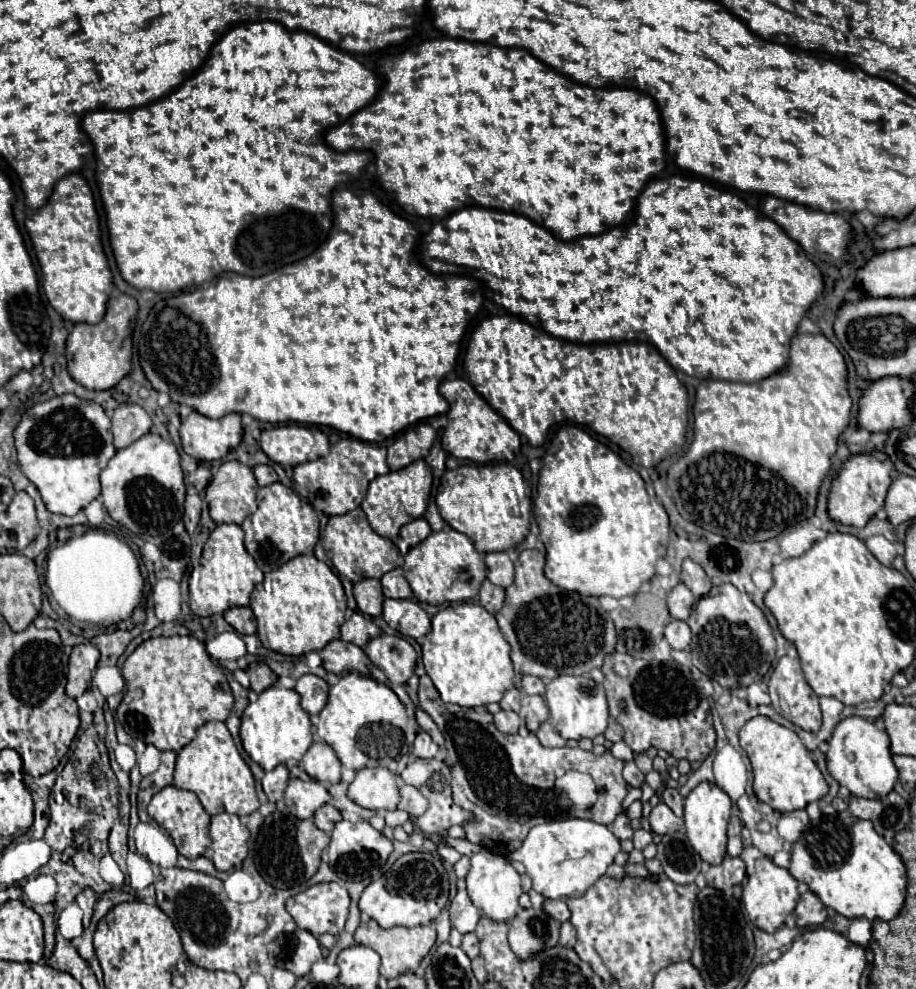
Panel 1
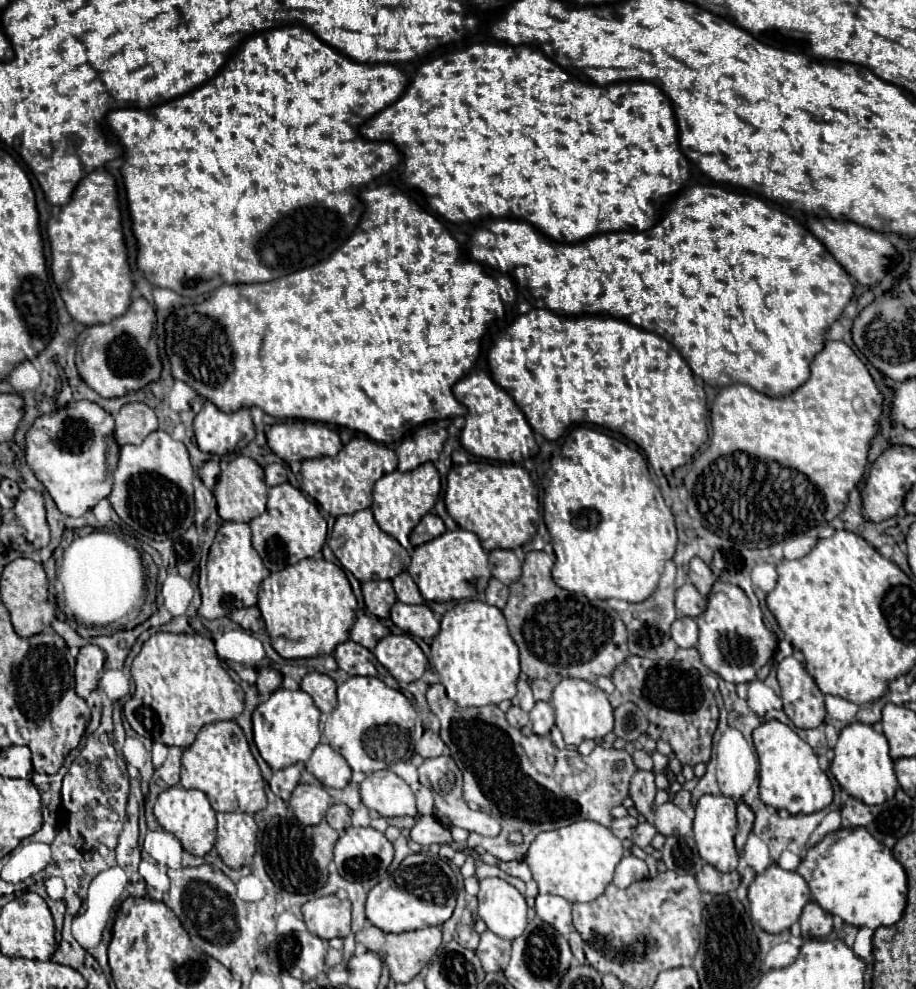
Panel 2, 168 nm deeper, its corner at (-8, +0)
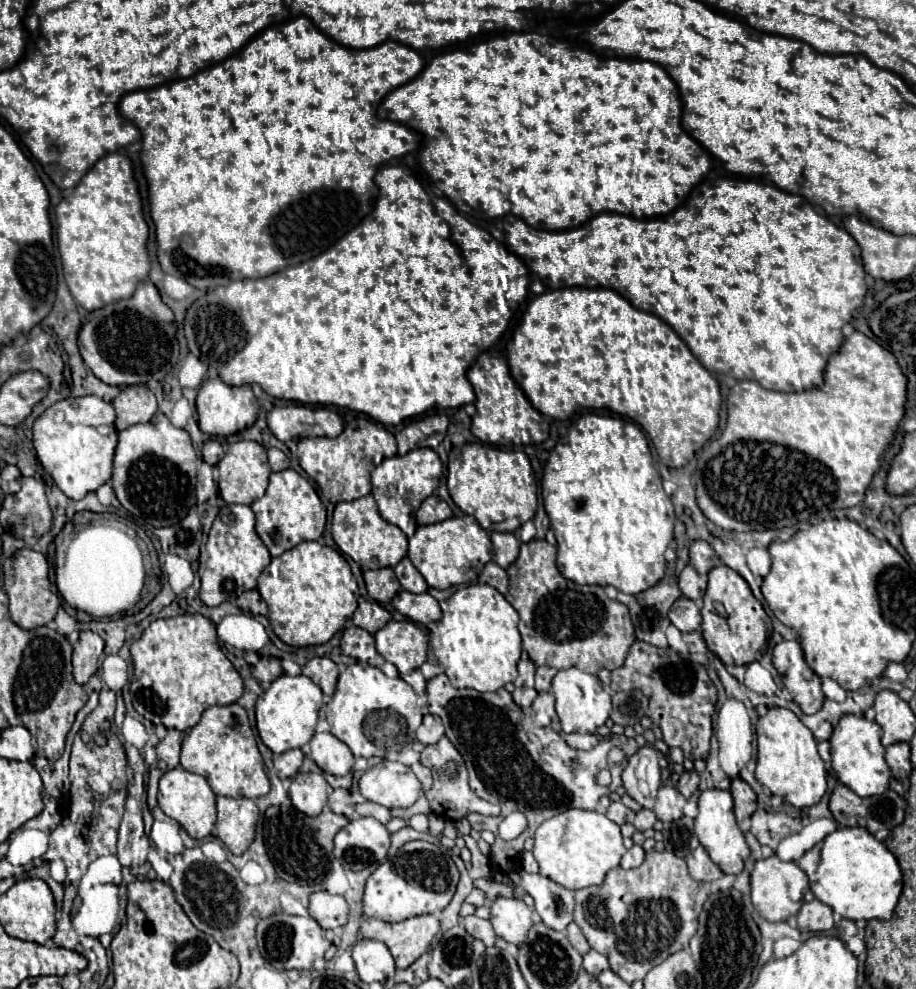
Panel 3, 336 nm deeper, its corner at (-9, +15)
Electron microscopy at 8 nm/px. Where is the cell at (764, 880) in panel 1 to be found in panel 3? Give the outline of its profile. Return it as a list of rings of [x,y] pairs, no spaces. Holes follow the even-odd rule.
[[[770,856],[754,864],[750,884],[752,884],[752,904],[756,912],[768,922],[782,922],[800,910],[804,902],[804,892],[808,890],[808,876],[804,870],[800,870],[796,862],[782,862],[778,856]]]

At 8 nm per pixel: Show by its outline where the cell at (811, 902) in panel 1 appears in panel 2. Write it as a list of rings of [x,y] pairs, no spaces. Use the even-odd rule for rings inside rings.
[[[809,901],[803,907],[799,925],[801,925],[801,937],[805,941],[819,939],[819,937],[827,937],[833,931],[833,917],[827,911],[823,911],[815,901]]]

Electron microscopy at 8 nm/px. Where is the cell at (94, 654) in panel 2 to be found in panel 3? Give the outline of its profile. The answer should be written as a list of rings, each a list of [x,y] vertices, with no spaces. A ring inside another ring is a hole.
[[[80,632],[80,640],[74,646],[74,656],[72,656],[72,664],[74,664],[74,680],[78,684],[88,682],[90,676],[94,676],[94,672],[98,670],[98,658],[102,656],[104,650],[104,640],[96,634],[96,632]]]

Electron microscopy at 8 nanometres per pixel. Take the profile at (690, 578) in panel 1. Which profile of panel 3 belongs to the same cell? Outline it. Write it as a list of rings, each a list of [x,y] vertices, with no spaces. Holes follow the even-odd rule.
[[[696,540],[690,546],[690,564],[696,568],[700,576],[706,576],[716,566],[716,554],[704,540]]]

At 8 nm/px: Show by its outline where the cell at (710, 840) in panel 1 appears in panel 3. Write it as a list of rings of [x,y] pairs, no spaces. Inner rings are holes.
[[[704,790],[698,798],[698,816],[696,816],[696,836],[712,860],[722,868],[724,874],[738,874],[744,868],[750,848],[734,820],[734,802],[728,790]]]

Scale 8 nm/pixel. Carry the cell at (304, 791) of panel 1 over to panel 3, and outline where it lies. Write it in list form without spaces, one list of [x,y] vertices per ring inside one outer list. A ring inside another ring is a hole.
[[[296,774],[288,790],[292,804],[306,816],[318,816],[328,800],[328,782],[322,774]]]

